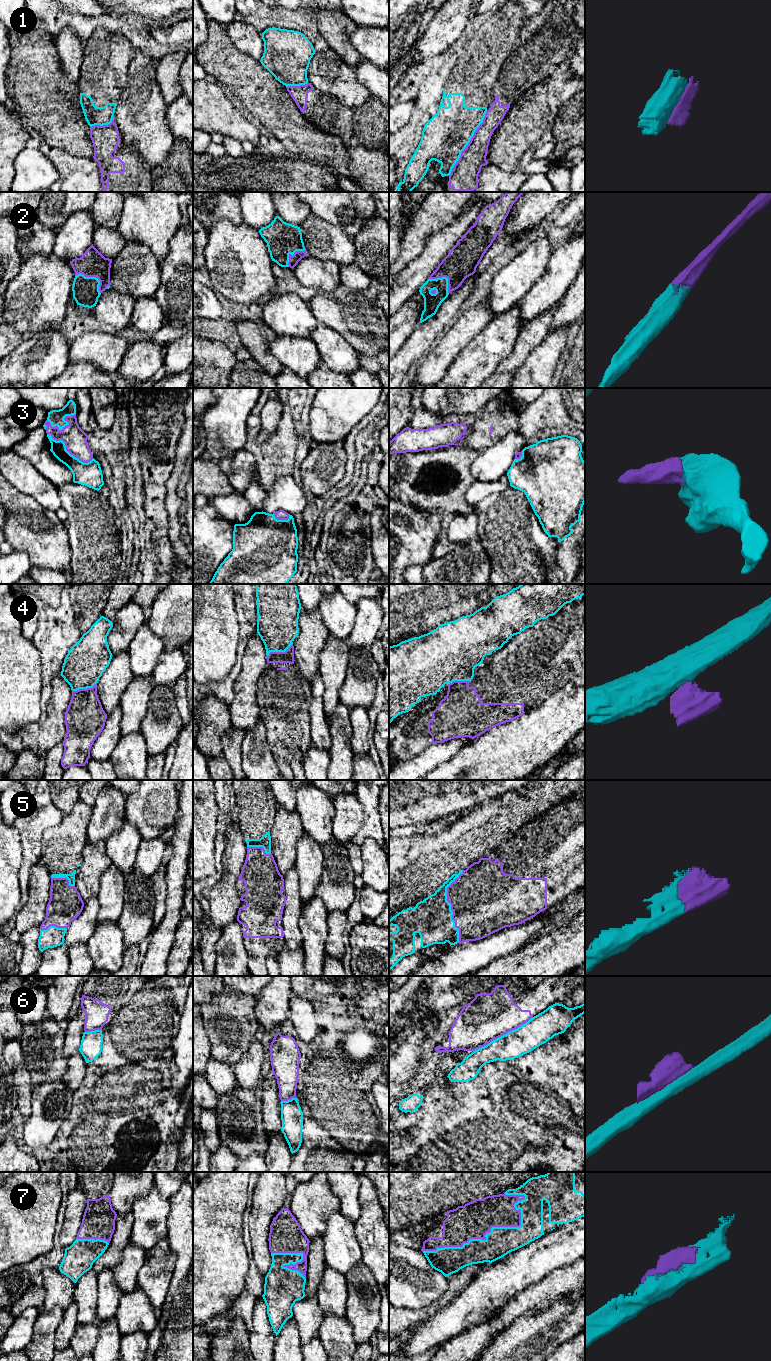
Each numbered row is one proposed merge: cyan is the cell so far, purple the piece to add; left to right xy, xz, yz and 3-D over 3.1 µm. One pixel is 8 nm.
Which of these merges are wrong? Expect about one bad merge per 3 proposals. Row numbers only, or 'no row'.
1, 4, 6

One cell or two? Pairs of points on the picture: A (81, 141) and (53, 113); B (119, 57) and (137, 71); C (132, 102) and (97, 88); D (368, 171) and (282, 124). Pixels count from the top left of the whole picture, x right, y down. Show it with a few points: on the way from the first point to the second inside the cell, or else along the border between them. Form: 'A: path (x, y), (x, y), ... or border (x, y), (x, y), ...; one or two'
A: path (74, 134), (60, 120); one
B: border (134, 52), (129, 63), (128, 79), (125, 84); two
C: border (120, 96), (117, 103); two
D: border (347, 146), (350, 177); two

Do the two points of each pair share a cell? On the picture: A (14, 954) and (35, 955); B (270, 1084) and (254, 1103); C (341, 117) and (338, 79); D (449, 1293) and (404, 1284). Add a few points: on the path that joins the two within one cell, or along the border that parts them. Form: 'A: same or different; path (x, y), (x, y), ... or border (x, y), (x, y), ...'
A: different; border (20, 942), (22, 957), (18, 965)
B: different; border (260, 1096), (263, 1119)
C: different; border (319, 91), (333, 95), (341, 103), (352, 108)
D: different; border (446, 1277), (446, 1289), (424, 1307)

